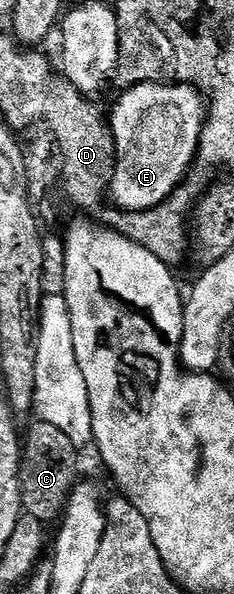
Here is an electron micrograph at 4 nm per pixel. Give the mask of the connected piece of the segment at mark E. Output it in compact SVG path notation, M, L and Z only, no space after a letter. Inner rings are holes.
M163 81L156 83L138 84L128 90L125 90L120 96L121 99L117 101L112 107L112 117L110 116L110 135L116 142L116 172L113 175L113 181L110 188L110 199L112 199L117 208L122 211L153 211L159 203L164 203L171 195L174 194L175 189L197 162L197 151L199 149L199 137L203 133L203 127L206 116L206 99L196 92L195 86L189 85L183 81Z

